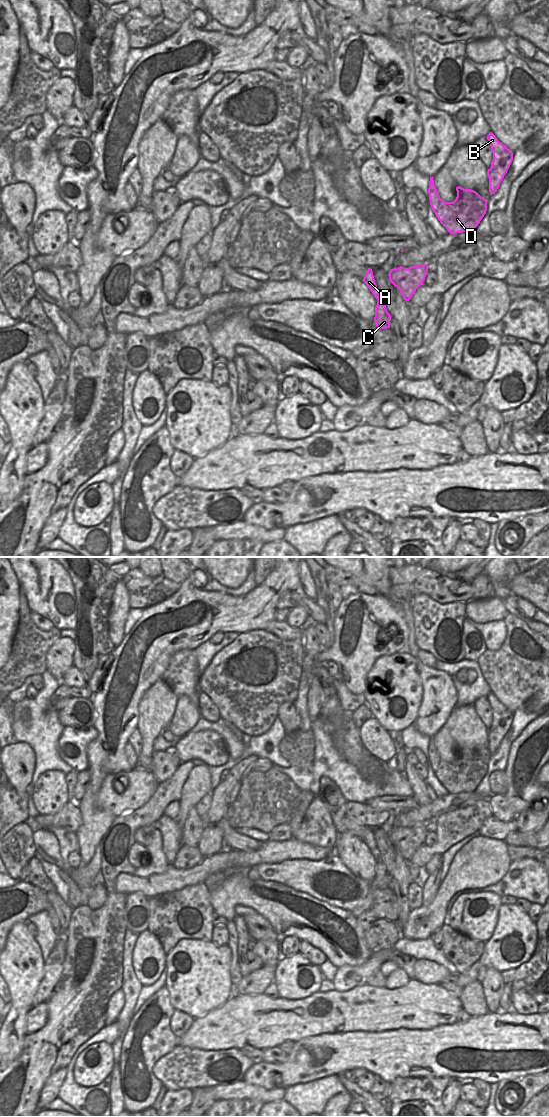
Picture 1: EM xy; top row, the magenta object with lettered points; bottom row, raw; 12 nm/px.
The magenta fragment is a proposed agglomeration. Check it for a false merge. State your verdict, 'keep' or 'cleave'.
cleave

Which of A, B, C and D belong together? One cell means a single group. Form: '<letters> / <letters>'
A / B C D

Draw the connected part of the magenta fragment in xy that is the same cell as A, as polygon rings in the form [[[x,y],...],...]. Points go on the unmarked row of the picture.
[[[368,828],[368,830],[365,832],[365,836],[364,836],[362,841],[367,845],[367,847],[370,849],[370,851],[372,852],[372,854],[374,855],[374,857],[378,861],[379,850],[378,850],[377,845],[375,843],[373,831],[371,828]]]

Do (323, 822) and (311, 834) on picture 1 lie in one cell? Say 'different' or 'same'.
same

